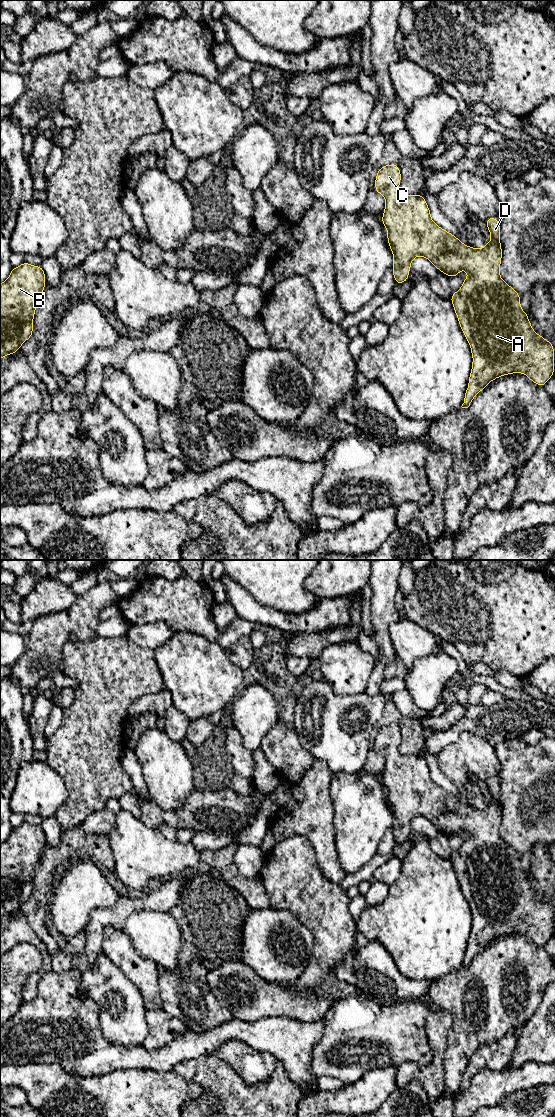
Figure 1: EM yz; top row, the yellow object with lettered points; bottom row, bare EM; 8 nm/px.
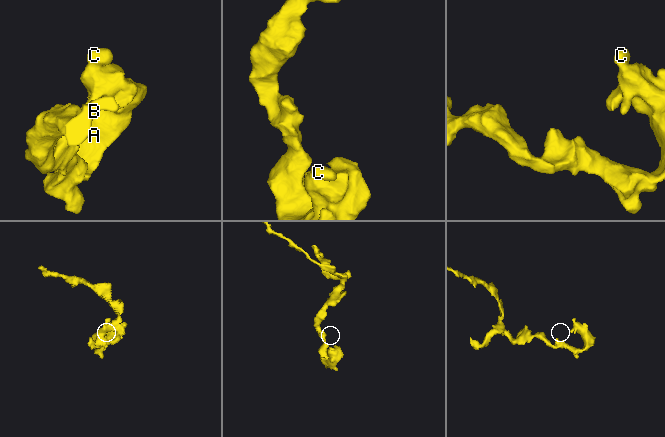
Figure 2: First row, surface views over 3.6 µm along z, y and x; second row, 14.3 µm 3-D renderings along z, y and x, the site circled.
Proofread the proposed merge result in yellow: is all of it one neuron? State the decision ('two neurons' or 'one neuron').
one neuron

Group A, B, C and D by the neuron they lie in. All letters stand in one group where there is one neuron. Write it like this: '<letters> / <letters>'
A B C D

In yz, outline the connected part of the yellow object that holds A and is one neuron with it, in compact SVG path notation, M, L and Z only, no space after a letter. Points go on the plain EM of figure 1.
M397 724L379 728L375 737L375 751L385 757L385 770L381 780L387 789L387 800L393 814L392 832L395 843L402 844L408 840L411 822L417 816L428 819L448 837L459 837L460 830L468 833L461 848L450 857L473 917L469 947L465 951L461 967L468 968L479 952L503 935L525 934L532 942L544 947L555 935L554 905L533 890L528 873L521 869L521 856L500 836L502 806L497 778L489 777L485 781L491 801L481 809L469 807L434 783L421 754L402 755L397 750L400 743L401 731Z

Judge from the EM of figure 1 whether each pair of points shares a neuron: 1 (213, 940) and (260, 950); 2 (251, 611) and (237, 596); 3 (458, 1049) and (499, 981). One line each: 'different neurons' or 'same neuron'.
1: different neurons
2: same neuron
3: same neuron

